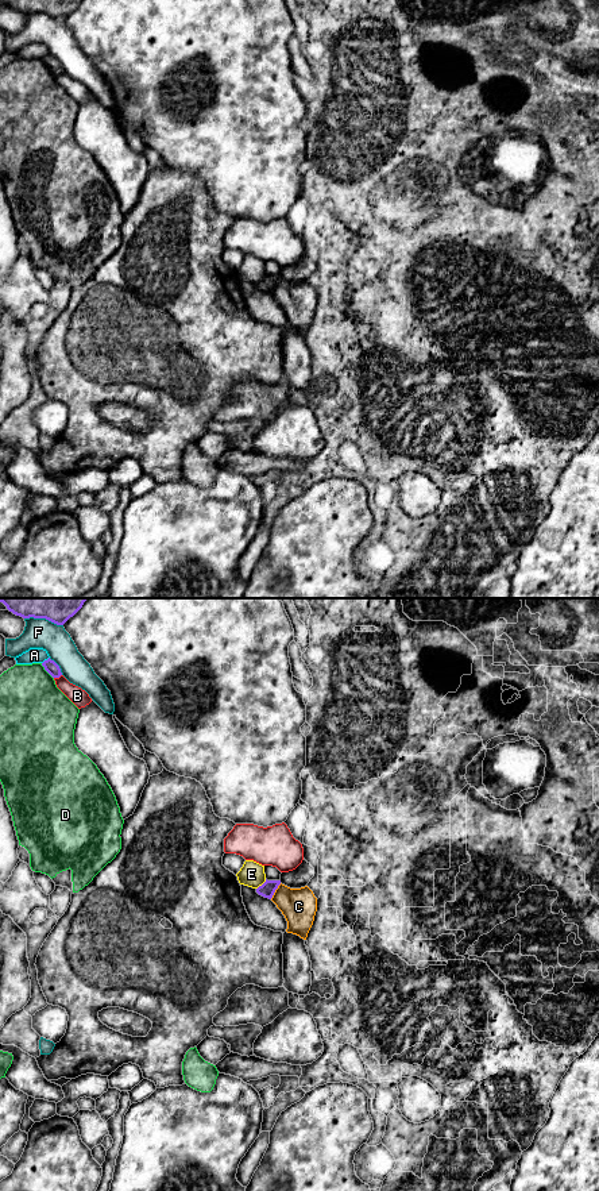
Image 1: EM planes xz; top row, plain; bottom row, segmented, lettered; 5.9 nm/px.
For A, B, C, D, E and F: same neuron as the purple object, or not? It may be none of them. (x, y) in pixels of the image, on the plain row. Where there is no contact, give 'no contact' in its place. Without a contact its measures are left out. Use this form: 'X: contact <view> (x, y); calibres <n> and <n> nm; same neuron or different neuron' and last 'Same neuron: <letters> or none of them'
A: contact xz (45, 56); calibres 80 and 100 nm; different neuron
B: contact xz (57, 72); calibres 80 and 100 nm; different neuron
C: contact xz (274, 286); calibres 90 and 200 nm; same neuron
D: contact xz (46, 65); calibres 80 and 400 nm; different neuron
E: contact xz (262, 280); calibres 90 and 150 nm; different neuron
F: contact xz (58, 61); calibres 80 and 180 nm; different neuron
Same neuron: C

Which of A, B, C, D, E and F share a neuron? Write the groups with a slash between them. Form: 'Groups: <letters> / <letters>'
Groups: A / B / C / D / E / F

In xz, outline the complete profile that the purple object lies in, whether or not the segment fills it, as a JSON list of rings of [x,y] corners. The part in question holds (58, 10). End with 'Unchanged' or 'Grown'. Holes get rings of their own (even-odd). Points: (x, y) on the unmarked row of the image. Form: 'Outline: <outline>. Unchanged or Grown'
Outline: [[[5,0],[9,7],[23,14],[46,14],[63,20],[82,0]]]. Unchanged

